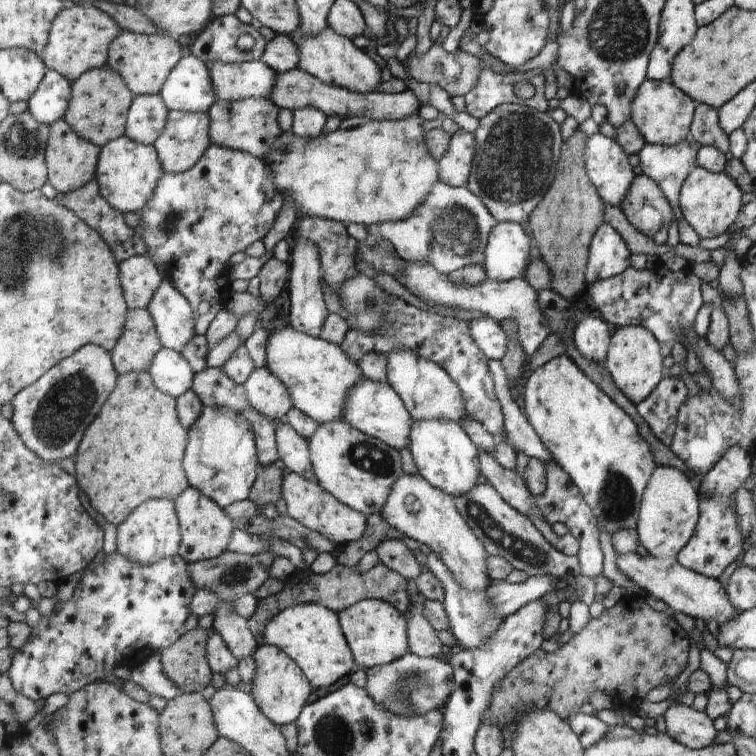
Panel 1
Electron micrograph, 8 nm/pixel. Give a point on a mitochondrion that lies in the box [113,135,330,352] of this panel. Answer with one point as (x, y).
(173, 219)

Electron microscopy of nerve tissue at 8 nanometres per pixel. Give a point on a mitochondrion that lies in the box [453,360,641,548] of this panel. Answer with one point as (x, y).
(616, 497)

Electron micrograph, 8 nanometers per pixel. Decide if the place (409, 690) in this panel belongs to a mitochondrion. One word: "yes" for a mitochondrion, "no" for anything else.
yes

